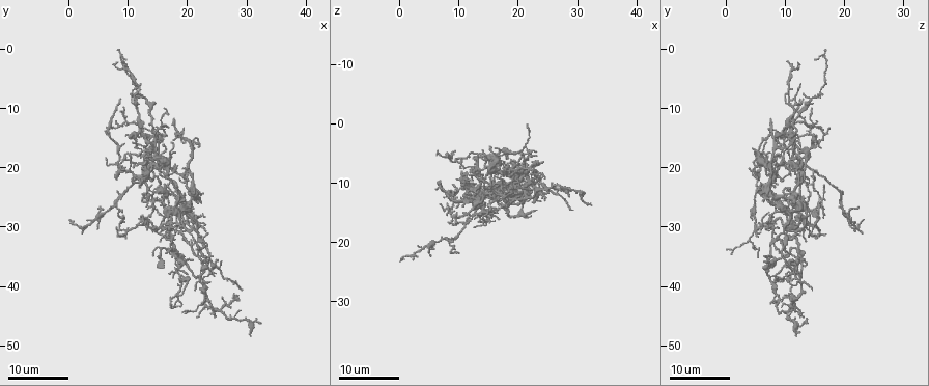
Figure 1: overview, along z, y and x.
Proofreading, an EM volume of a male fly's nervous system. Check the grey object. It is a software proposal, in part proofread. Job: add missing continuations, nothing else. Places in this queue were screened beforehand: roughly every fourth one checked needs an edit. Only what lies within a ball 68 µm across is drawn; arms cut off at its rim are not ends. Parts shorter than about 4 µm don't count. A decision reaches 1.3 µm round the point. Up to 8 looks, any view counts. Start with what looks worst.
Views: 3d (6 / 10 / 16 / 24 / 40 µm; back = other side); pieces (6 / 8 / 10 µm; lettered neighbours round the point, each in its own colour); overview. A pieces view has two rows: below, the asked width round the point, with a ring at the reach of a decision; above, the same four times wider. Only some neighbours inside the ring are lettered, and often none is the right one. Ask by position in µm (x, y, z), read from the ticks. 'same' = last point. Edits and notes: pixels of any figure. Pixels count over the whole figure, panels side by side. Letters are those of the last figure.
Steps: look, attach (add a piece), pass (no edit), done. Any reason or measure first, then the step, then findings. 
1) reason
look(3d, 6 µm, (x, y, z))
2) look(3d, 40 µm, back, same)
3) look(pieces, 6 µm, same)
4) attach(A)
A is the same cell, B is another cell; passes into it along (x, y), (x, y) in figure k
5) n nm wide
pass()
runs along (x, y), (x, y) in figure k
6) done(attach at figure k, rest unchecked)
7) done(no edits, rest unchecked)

thin end
look(3d, 24 µm, (24.0, 35.0, 6.5))

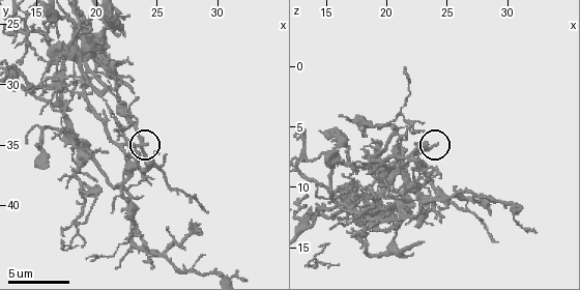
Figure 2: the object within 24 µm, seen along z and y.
look(pieces, 6 µm, (24.2, 35.0, 6.6))

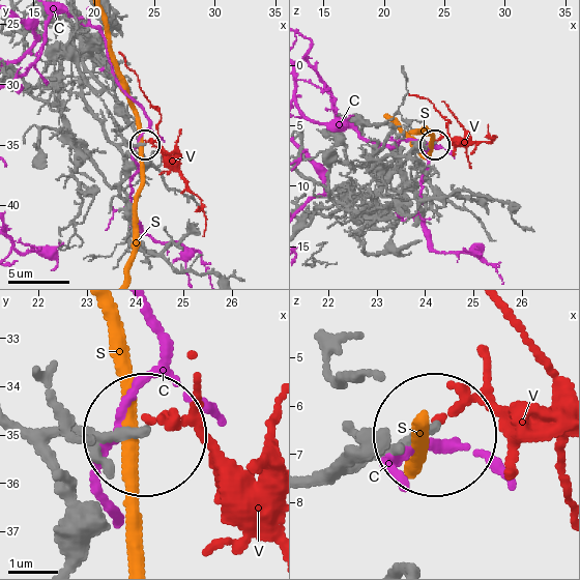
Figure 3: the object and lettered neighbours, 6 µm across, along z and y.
attach(V)
V is the same cell, C and S are other cells; passes into it along (403, 156), (442, 138), (476, 144), (492, 142), (493, 135) in figure 3; the neuron continues

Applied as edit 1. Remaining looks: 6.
look(overview)

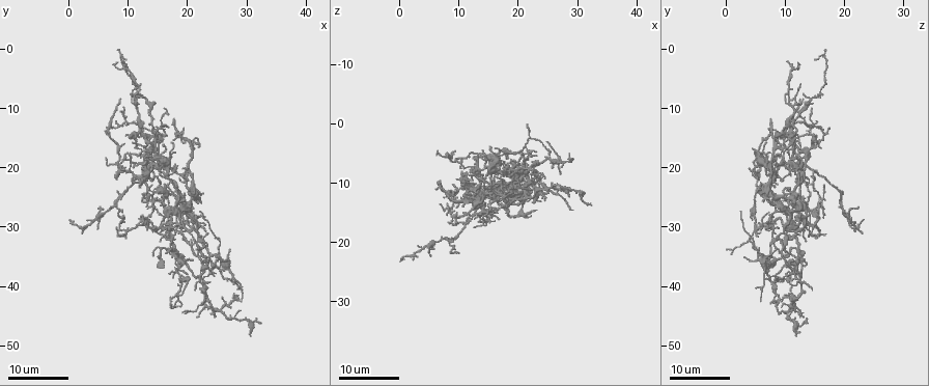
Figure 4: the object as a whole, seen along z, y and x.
branch stops here
look(3d, 16 µm, (18.0, 12.0, 7.5))

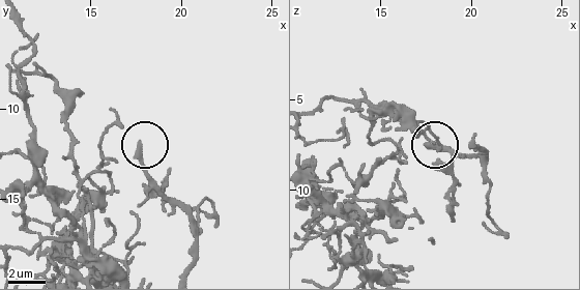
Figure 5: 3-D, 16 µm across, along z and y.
look(pieces, 10 µm, same)

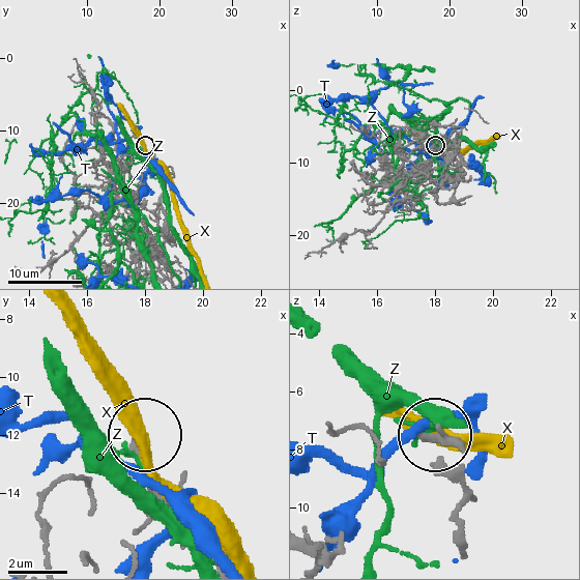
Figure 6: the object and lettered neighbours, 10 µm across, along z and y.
250 nm wide
pass()
T, X and Z are other cells; no lettered piece goes on from it

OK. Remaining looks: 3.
branch stops here
look(pieces, 6 µm, (13.4, 30.2, 5.4))

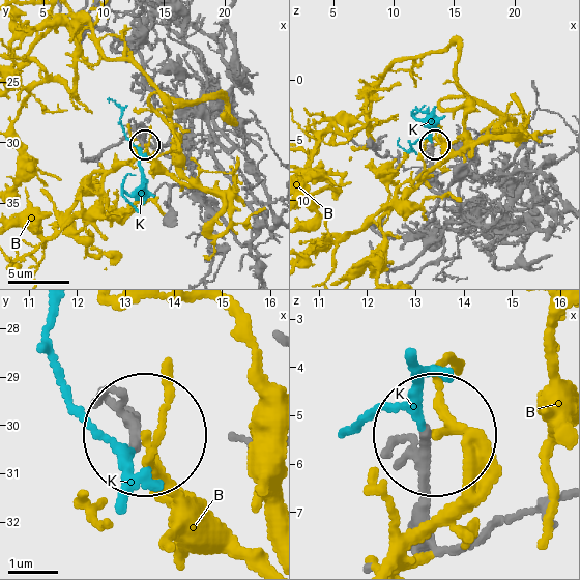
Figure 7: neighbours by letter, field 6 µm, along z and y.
attach(K)
K is the same cell, B is another cell; the neuron continues

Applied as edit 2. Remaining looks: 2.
long arm stops here
look(3d, 16 µm, (8.5, 8.5, 13.0))

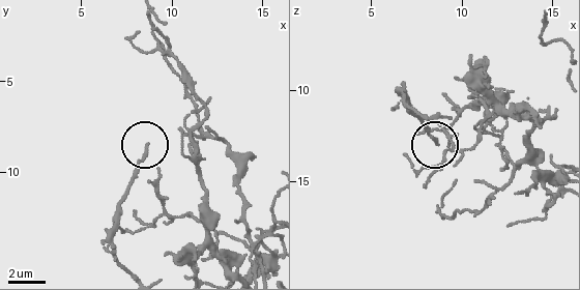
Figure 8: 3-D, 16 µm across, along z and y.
look(pieces, 6 µm, (8.5, 8.7, 12.8))

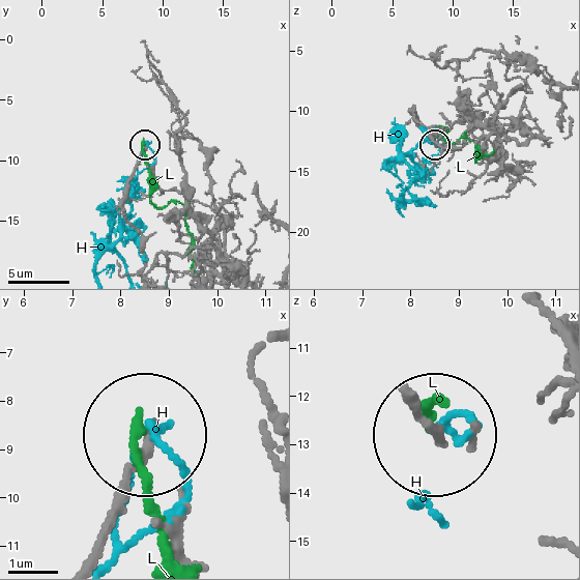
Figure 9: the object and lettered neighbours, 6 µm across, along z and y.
pass()
H and L are other cells; no lettered piece goes on from it

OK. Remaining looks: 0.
done(attach at figure 3, attach at figure 7, rest unchecked)

